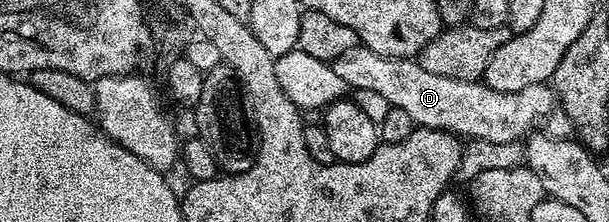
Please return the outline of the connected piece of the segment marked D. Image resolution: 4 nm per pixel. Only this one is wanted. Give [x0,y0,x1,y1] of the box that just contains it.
[331,43,559,143]

